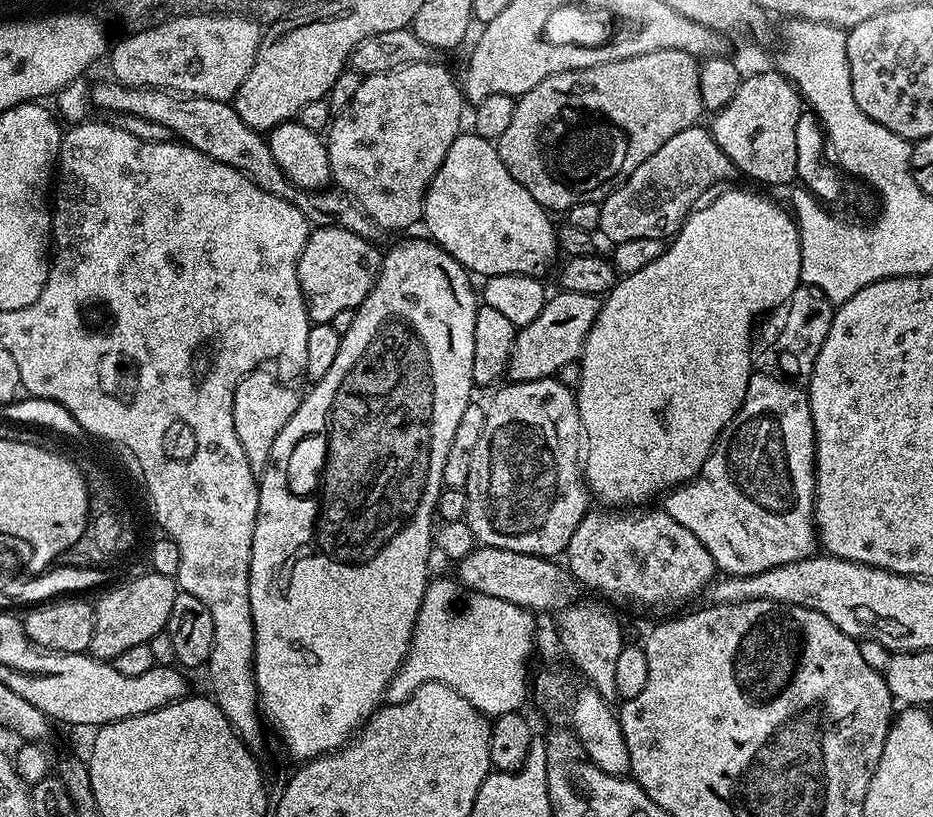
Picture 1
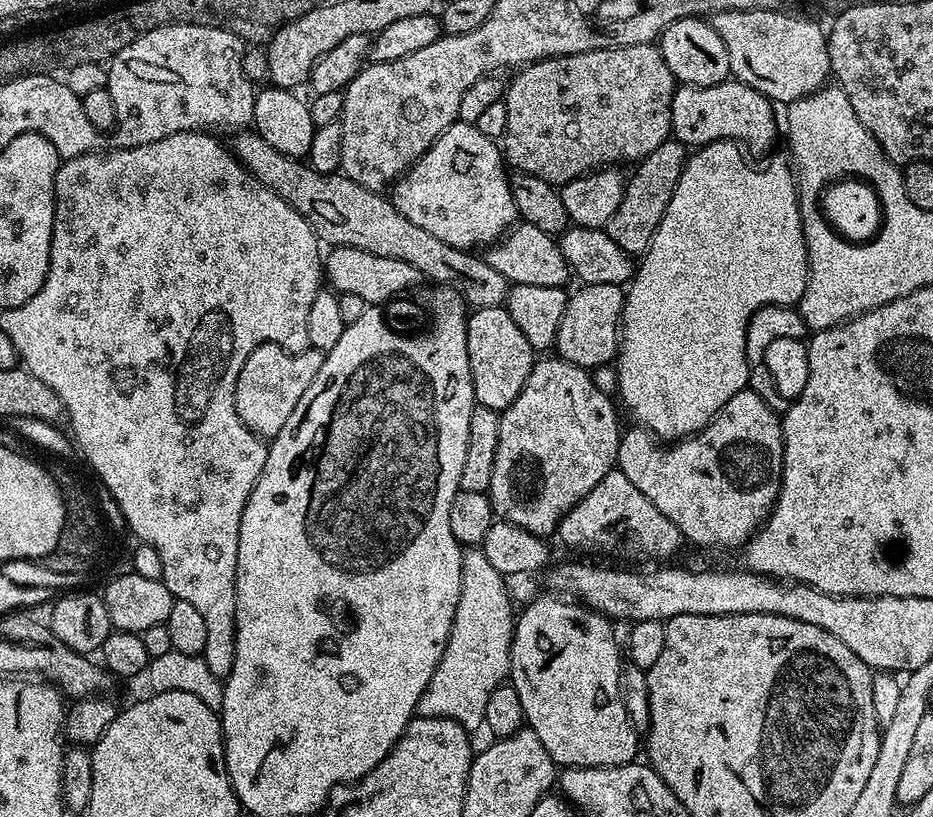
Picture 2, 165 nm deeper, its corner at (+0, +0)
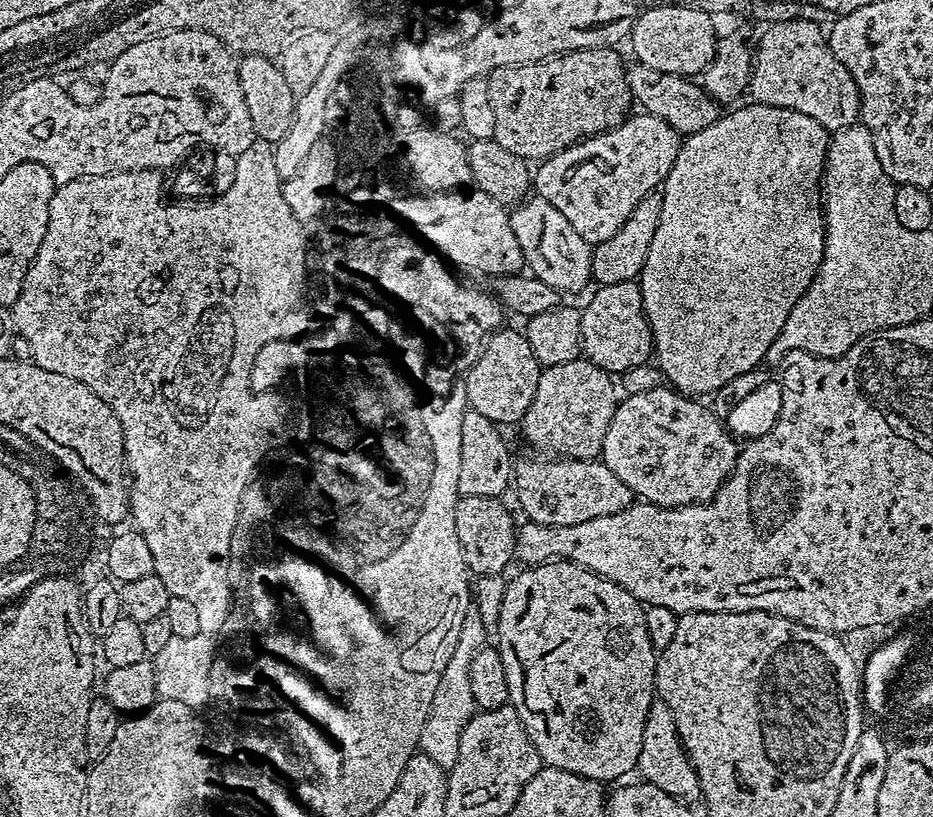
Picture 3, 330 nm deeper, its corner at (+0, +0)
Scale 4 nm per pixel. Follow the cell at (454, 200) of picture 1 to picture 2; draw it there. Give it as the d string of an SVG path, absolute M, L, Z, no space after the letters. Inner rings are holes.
M457 122L451 124L448 129L443 132L439 138L430 146L430 150L426 150L426 154L422 154L422 158L416 161L399 180L395 181L390 188L390 199L393 206L402 213L406 218L410 218L410 222L414 222L414 226L422 226L422 230L427 230L429 234L434 234L434 238L442 238L442 242L446 242L455 248L463 248L465 250L476 250L479 244L483 246L491 246L517 223L518 217L516 207L514 206L514 198L508 189L509 173L506 171L506 161L502 155L502 148L497 141L490 139L486 134L482 134L482 130L478 130L475 124L466 124Z

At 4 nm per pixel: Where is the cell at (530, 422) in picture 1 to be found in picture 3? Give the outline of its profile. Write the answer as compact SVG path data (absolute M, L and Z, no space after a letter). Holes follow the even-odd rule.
M586 358L544 368L538 378L538 390L534 390L534 402L530 402L522 421L524 436L540 448L553 448L560 458L597 459L606 438L606 426L614 418L616 392L617 381Z

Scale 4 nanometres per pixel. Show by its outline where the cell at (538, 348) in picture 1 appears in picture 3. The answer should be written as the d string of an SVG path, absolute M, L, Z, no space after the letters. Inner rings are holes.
M636 280L630 282L614 282L613 284L602 284L595 289L597 292L593 294L588 300L588 305L583 305L580 317L582 318L582 338L580 339L580 346L583 355L588 359L594 366L598 366L602 371L609 374L619 374L630 370L634 366L642 366L643 364L649 363L653 359L654 349L652 347L652 331L648 325L648 316L644 313L644 307L642 306L642 290L640 289L639 283Z

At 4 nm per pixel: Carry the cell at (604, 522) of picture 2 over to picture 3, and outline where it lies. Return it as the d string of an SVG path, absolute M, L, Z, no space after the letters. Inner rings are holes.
M528 456L514 464L514 492L520 499L520 508L533 524L542 526L578 526L578 522L590 522L590 518L602 518L618 514L634 503L630 486L614 474L599 459L574 460L551 458L535 460Z

